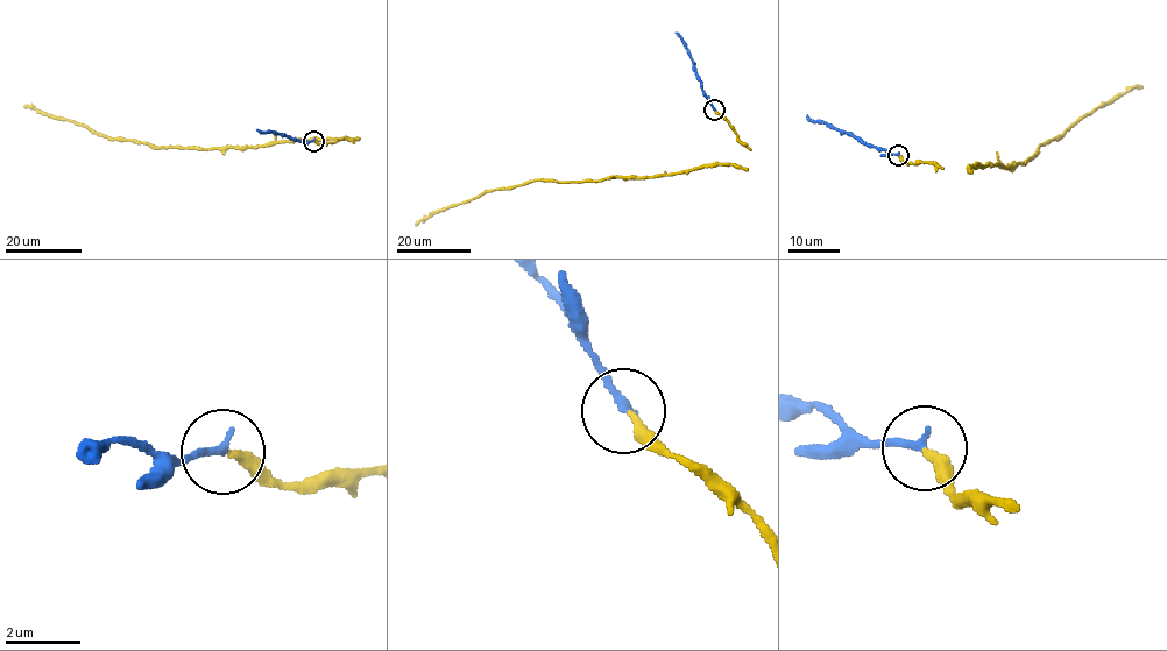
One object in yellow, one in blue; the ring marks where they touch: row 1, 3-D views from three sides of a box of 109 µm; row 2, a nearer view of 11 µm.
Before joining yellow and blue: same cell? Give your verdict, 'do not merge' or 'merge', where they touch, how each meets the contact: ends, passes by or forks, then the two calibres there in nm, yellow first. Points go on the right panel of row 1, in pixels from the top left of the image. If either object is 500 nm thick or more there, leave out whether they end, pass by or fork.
merge | (898, 155) | yellow ends | blue ends | 280/240 nm

